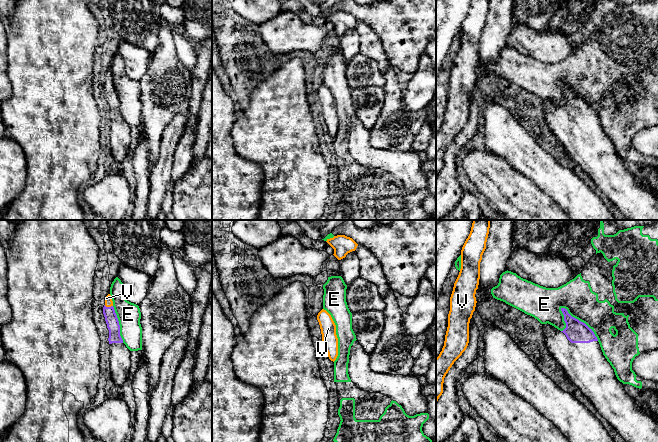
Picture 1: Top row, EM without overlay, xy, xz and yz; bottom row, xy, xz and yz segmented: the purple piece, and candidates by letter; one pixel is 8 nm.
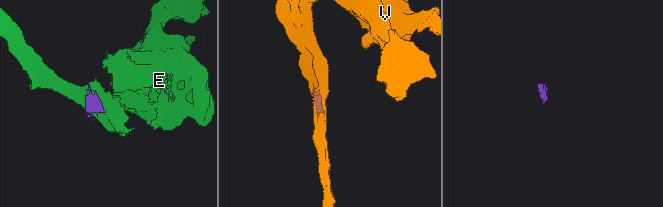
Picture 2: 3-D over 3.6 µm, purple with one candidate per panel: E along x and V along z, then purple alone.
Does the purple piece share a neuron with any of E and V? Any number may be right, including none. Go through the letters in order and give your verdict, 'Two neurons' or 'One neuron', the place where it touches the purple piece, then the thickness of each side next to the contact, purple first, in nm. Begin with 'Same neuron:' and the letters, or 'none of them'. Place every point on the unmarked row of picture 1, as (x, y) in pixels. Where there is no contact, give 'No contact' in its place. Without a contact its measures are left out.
Same neuron: V
E: Two neurons. Touches purple at yz (580, 97). Thickness 180 nm (purple) against 260 nm
V: One neuron. Touches purple at xy (108, 83). Thickness 100 nm (purple) against 60 nm

